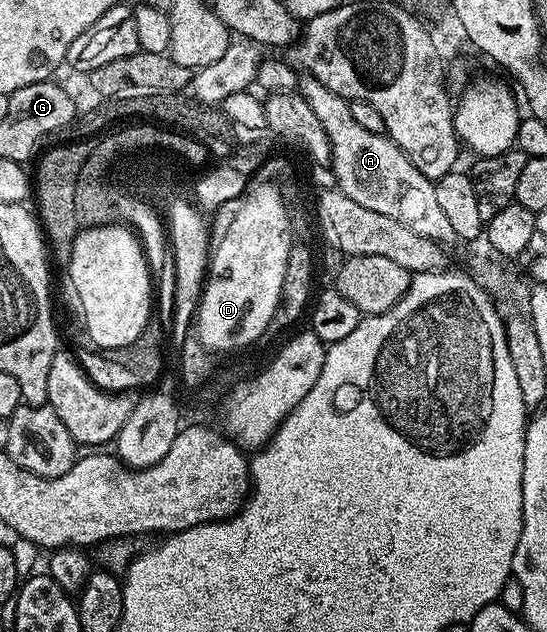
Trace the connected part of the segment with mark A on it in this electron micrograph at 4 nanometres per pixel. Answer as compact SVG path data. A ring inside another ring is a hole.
M303 74L298 81L298 91L312 107L312 112L316 113L328 135L337 190L364 205L364 209L373 209L375 213L384 213L384 217L400 221L400 225L408 225L408 229L420 233L422 237L443 245L459 242L456 229L452 229L448 216L436 202L435 180L424 177L424 173L420 173L420 169L416 169L410 158L385 134L368 133L368 129L356 125L350 103L332 93L332 89L320 81Z

